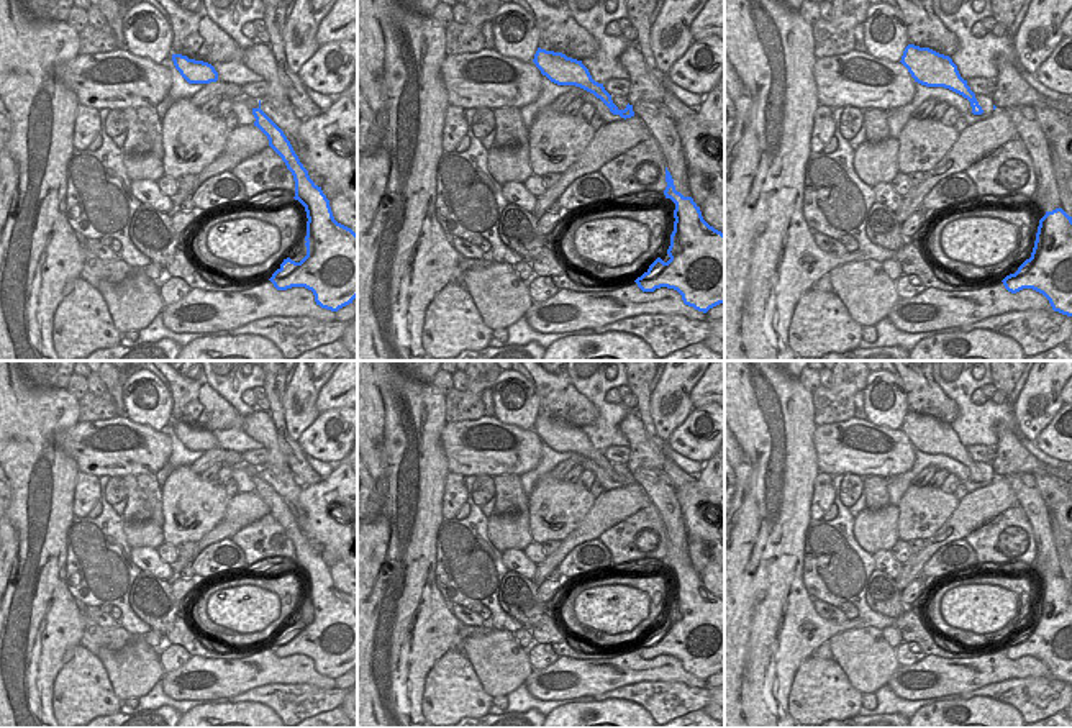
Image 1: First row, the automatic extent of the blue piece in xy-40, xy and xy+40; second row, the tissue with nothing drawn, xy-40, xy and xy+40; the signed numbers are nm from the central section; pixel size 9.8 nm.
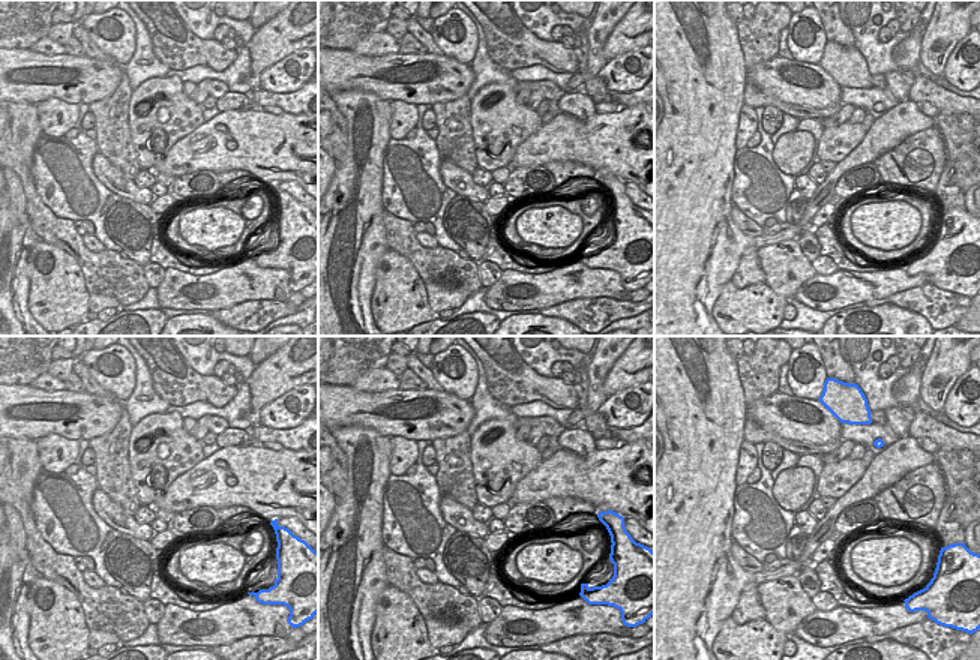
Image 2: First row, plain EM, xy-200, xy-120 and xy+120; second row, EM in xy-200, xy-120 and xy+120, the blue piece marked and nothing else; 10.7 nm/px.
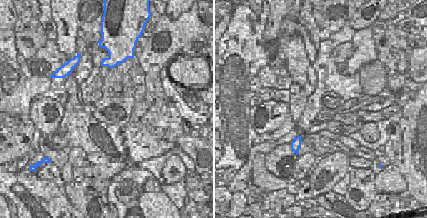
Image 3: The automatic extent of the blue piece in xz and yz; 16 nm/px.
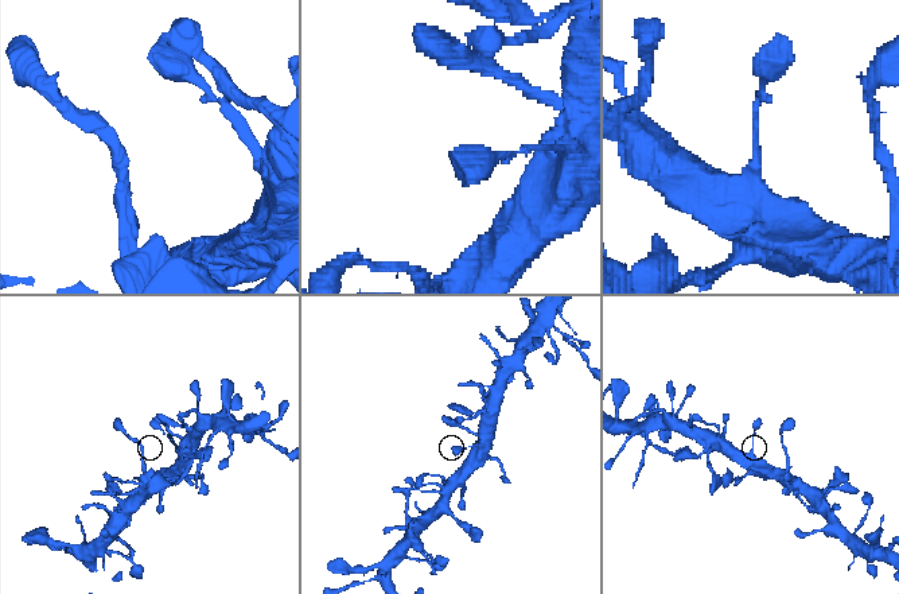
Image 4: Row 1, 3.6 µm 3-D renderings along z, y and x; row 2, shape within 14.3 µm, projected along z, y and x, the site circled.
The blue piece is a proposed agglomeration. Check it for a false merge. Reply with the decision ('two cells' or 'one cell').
one cell

